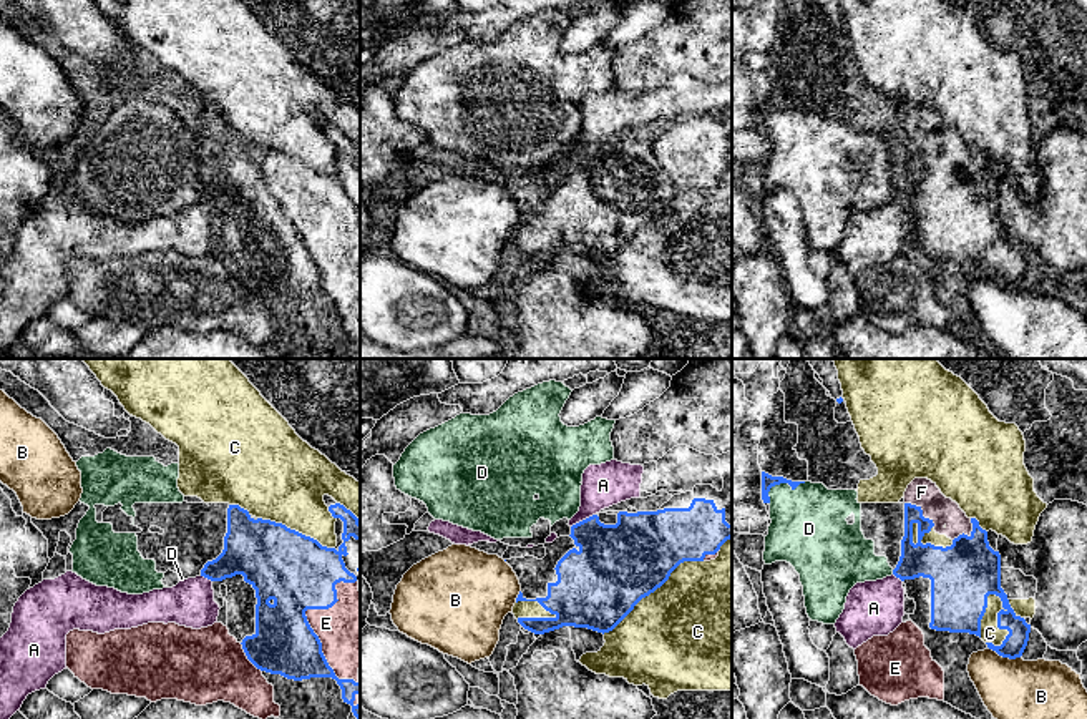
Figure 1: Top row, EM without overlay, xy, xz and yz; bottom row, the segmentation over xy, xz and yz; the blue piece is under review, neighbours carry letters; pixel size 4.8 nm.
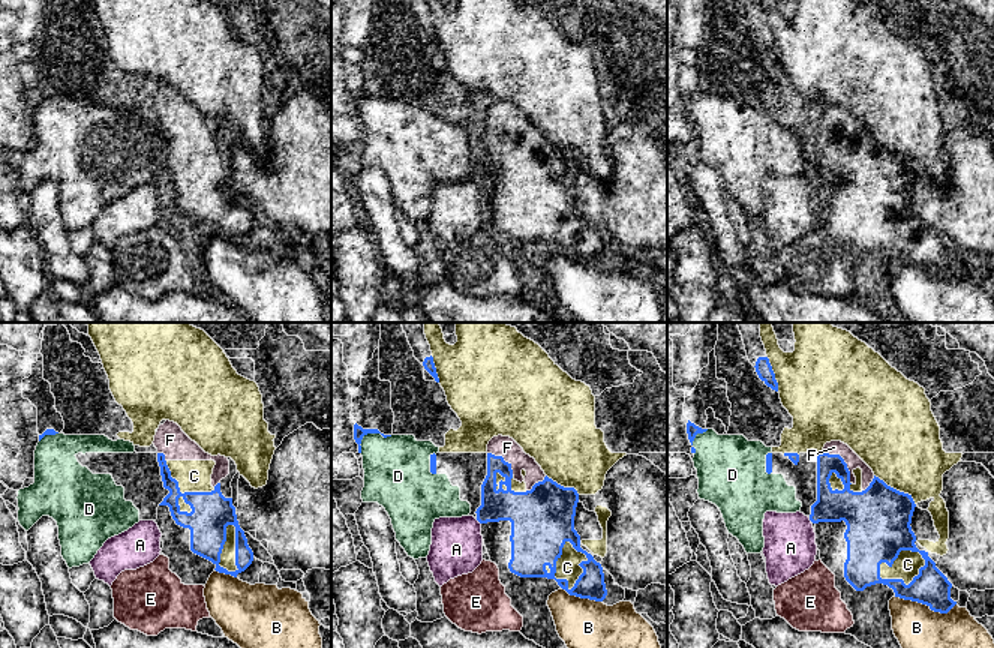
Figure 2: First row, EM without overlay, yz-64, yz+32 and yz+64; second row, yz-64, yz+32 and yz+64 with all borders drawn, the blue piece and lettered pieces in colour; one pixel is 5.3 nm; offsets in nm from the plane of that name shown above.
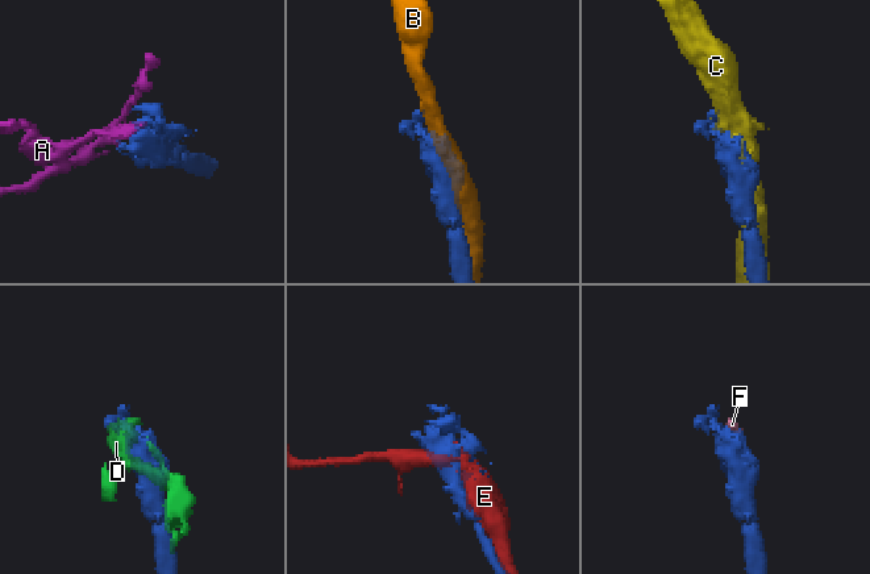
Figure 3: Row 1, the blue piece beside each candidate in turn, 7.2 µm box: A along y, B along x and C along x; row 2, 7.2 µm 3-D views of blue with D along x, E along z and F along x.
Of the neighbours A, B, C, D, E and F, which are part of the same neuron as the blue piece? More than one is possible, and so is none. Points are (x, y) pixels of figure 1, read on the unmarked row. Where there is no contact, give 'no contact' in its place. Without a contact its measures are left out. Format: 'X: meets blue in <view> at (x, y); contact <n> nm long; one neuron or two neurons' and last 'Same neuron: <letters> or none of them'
A: meets blue in xz at (583, 148); contact 140 nm long; two neurons
B: meets blue in yz at (1004, 284); contact 160 nm long; two neurons
C: meets blue in yz at (998, 248); contact 260 nm long; two neurons
D: meets blue in yz at (780, 110); contact 220 nm long; two neurons
E: meets blue in xy at (311, 256); contact 500 nm long; two neurons
F: meets blue in yz at (921, 138); contact 190 nm long; one neuron
Same neuron: F

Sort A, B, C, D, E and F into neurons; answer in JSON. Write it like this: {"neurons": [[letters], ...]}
{"neurons": [["A"], ["B"], ["C"], ["D"], ["E"], ["F"]]}

